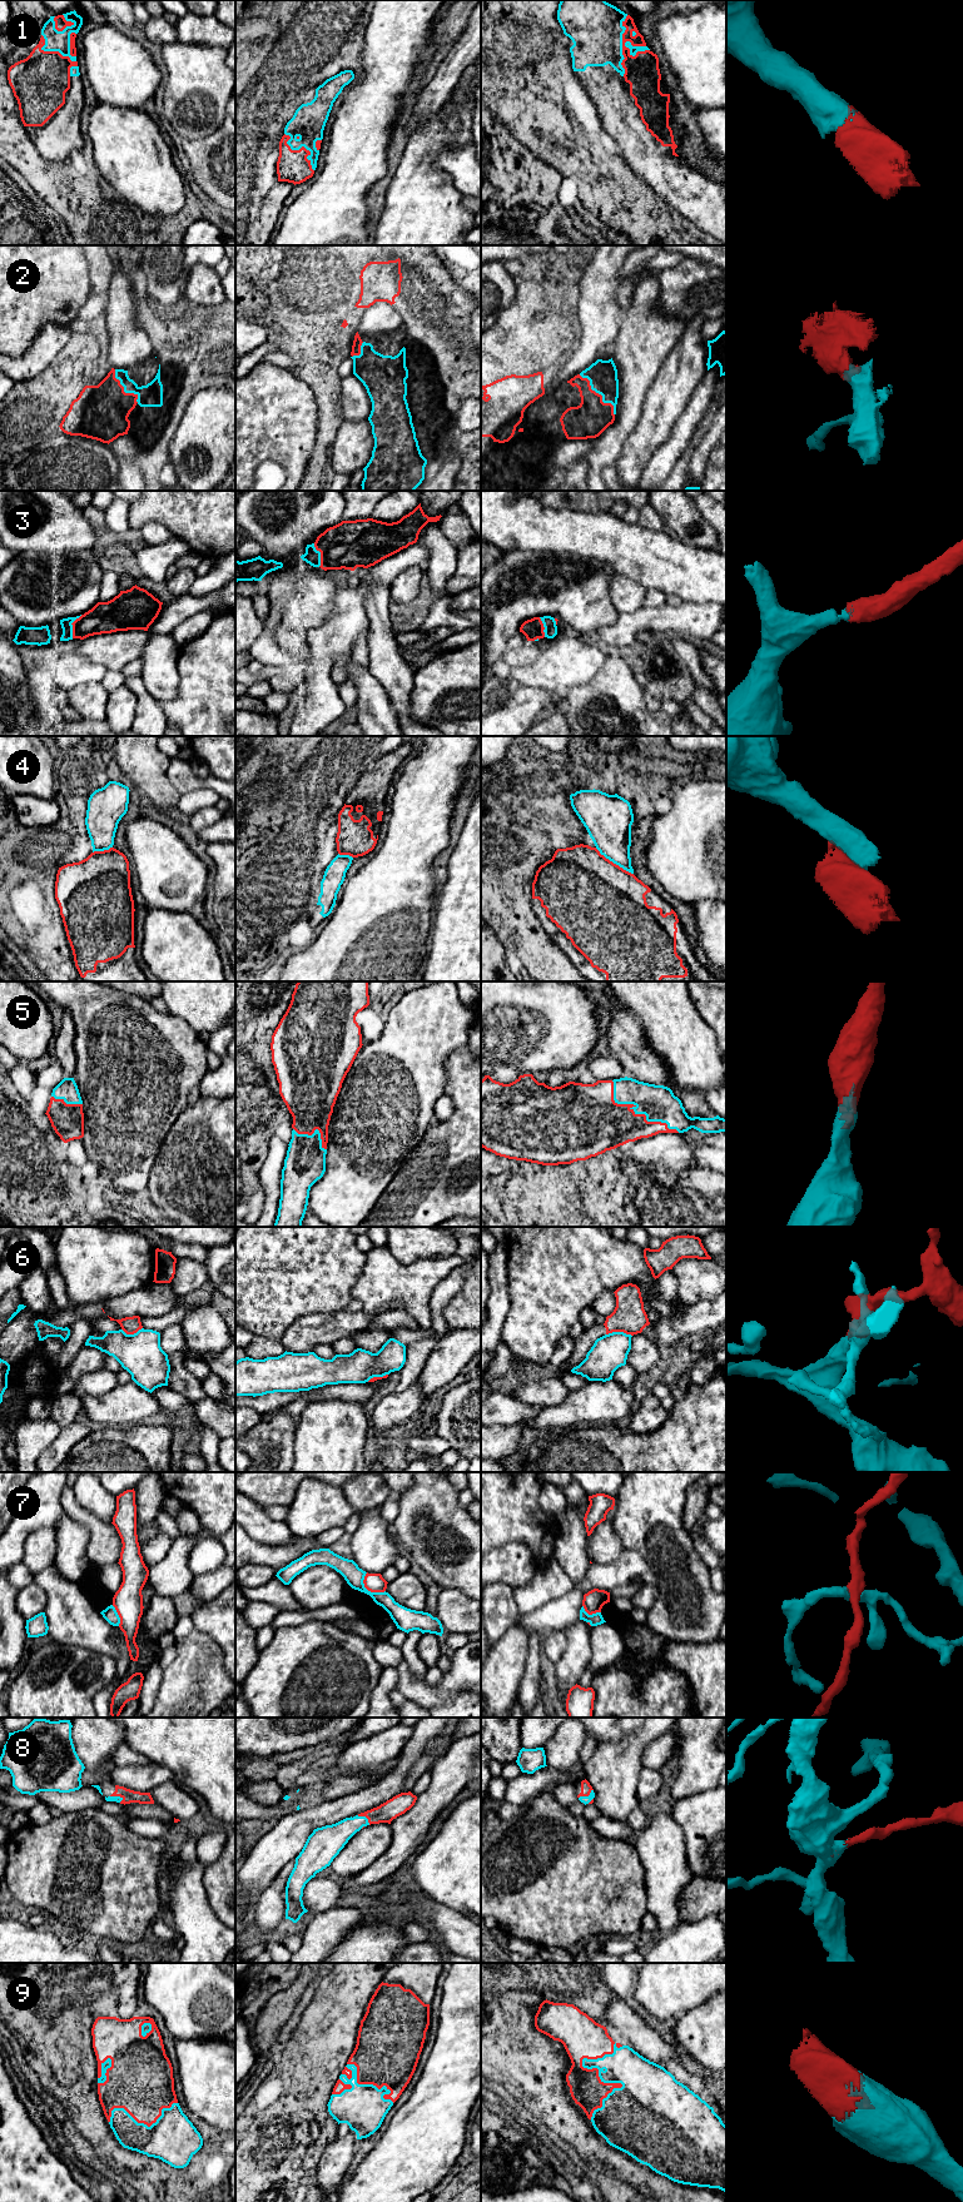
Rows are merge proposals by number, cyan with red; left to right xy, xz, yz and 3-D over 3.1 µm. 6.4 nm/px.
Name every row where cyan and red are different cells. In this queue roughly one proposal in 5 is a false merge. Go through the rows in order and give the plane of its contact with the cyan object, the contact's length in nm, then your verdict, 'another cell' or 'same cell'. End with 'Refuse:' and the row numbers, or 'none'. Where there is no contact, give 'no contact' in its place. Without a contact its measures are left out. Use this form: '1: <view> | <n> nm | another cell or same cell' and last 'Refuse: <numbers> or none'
1: yz | 400 nm | same cell
2: yz | 340 nm | same cell
3: xy | 170 nm | same cell
4: yz | 300 nm | another cell
5: yz | 550 nm | same cell
6: yz | 170 nm | another cell
7: xz | 180 nm | another cell
8: yz | 110 nm | same cell
9: yz | 500 nm | same cell
Refuse: 4, 6, 7

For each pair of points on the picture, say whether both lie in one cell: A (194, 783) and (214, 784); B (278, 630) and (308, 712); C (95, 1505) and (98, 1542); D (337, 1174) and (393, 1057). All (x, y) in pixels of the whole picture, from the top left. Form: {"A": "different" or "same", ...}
{"A": "same", "B": "different", "C": "different", "D": "same"}

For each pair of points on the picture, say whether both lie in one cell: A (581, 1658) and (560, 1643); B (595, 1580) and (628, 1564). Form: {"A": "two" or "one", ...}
{"A": "two", "B": "one"}

